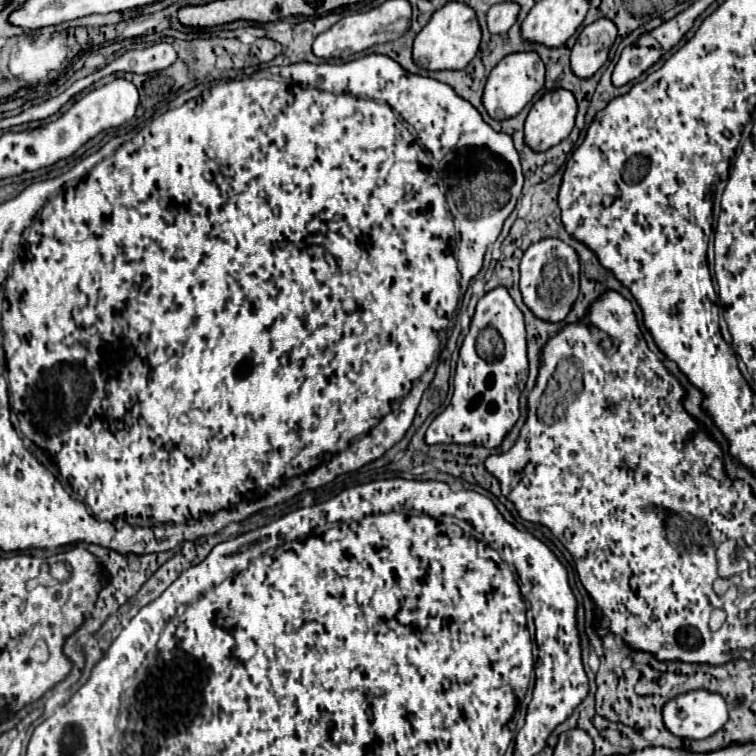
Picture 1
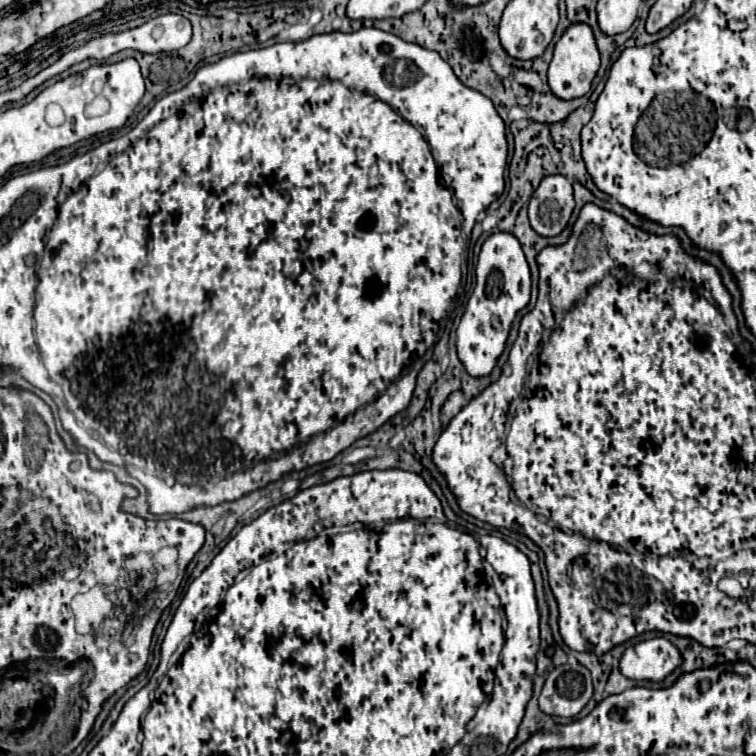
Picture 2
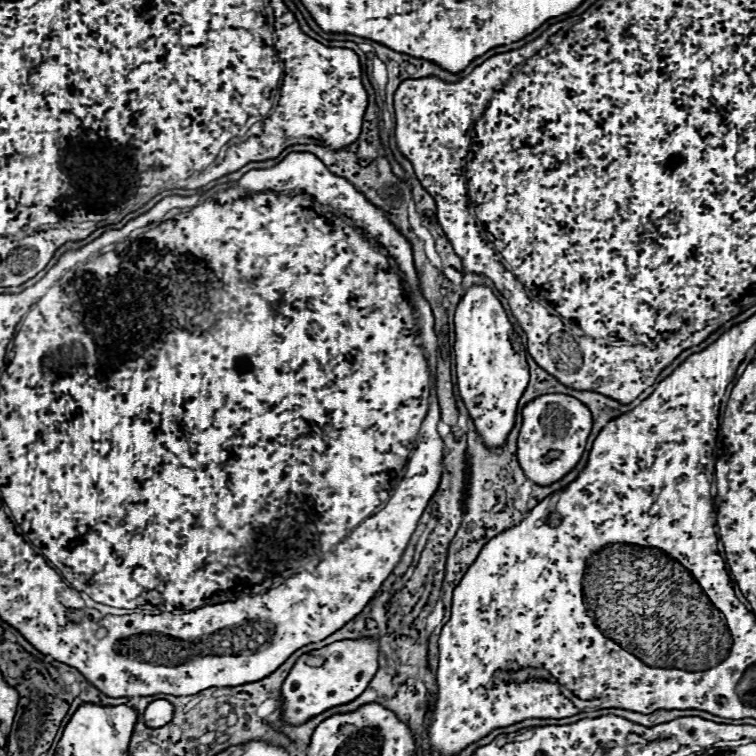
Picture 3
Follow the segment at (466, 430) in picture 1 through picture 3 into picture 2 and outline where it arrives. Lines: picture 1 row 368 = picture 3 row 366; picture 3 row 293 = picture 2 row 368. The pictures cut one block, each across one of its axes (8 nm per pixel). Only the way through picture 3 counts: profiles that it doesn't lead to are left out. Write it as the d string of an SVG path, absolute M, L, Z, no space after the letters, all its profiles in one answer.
M510 232L490 234L480 250L476 266L476 288L468 300L466 312L456 330L458 358L470 376L490 374L504 350L510 326L516 314L530 300L530 268L518 238Z

